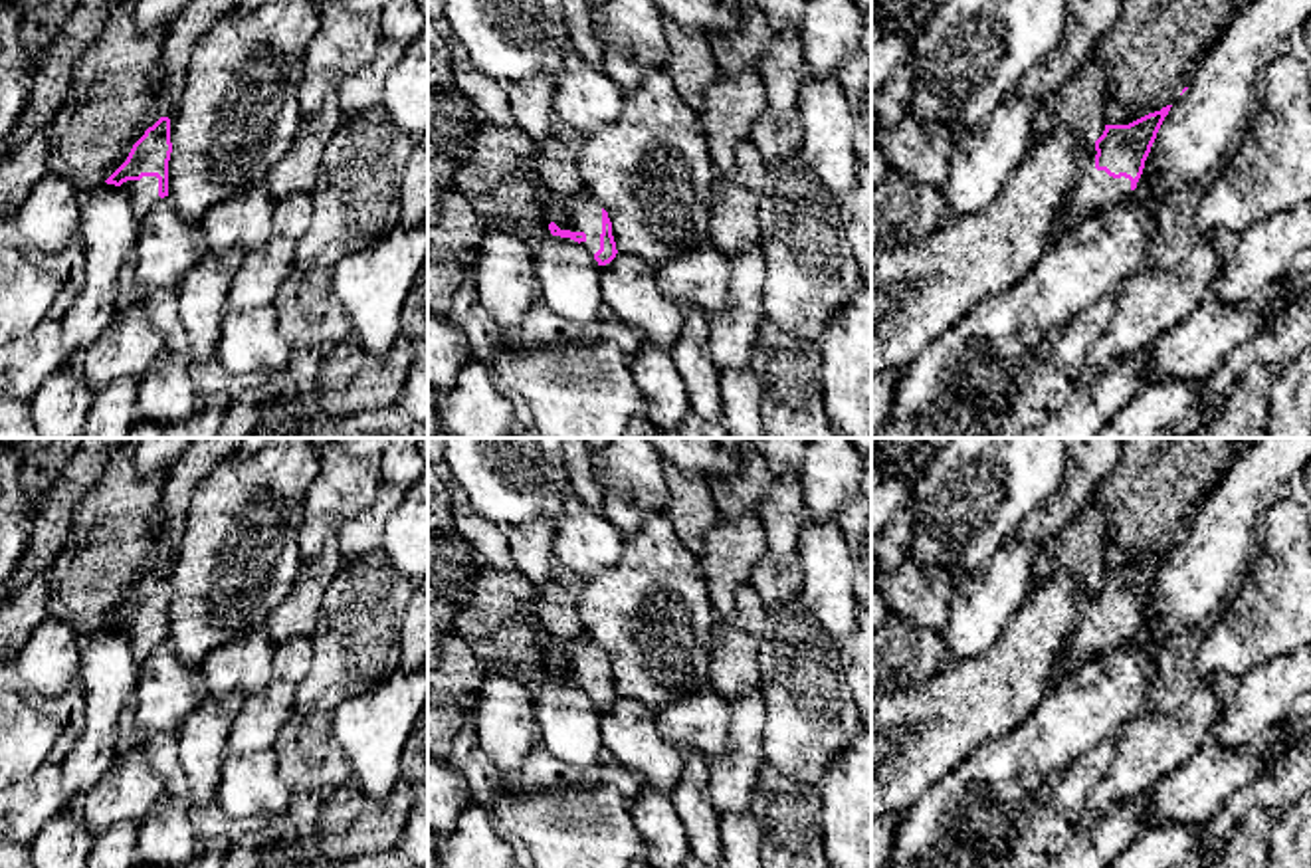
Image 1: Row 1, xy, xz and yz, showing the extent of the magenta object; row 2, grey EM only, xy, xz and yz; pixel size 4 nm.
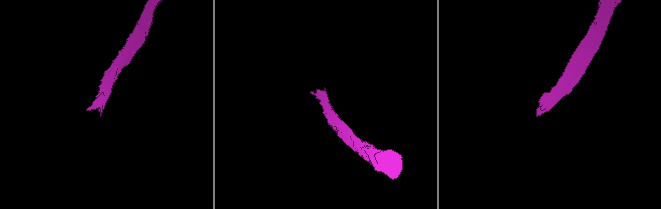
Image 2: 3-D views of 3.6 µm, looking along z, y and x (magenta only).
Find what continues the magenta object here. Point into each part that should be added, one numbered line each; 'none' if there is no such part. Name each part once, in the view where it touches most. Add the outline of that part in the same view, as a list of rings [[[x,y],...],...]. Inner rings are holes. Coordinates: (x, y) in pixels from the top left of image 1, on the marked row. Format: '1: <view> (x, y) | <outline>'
1: yz (1094, 191) | [[[1093,147],[1091,157],[1083,163],[1077,182],[1059,210],[1054,242],[1069,236],[1081,222],[1125,200],[1133,192],[1129,178],[1113,178],[1105,170],[1097,170],[1095,155],[1097,151]]]

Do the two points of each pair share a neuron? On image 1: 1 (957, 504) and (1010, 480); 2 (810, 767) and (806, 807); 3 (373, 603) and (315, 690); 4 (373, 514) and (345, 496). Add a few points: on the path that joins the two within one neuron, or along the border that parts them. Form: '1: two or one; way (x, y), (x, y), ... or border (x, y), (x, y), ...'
1: one; way (971, 498), (991, 478), (997, 478)
2: two; border (767, 763), (816, 789)
3: one; way (359, 625), (357, 643), (337, 668)
4: two; border (383, 482), (375, 500), (333, 536)

